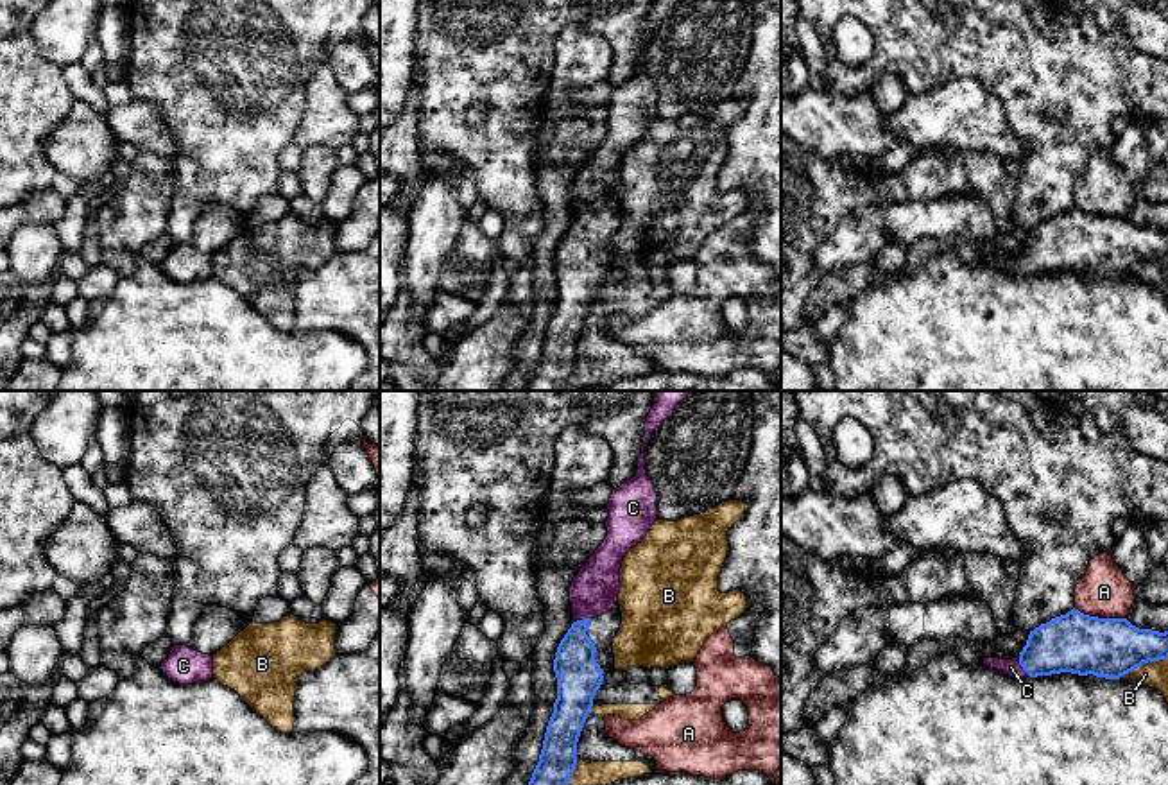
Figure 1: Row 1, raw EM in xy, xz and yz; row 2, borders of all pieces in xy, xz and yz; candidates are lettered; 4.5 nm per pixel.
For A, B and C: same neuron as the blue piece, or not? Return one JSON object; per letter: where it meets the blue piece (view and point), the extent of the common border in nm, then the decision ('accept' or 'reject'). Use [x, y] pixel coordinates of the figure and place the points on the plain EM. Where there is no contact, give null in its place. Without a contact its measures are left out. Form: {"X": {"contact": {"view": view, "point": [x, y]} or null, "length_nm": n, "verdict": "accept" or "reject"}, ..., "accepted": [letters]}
{"A": {"contact": {"view": "yz", "point": [1100, 217]}, "length_nm": 240, "verdict": "reject"}, "B": {"contact": {"view": "yz", "point": [1142, 262]}, "length_nm": 240, "verdict": "reject"}, "C": {"contact": {"view": "yz", "point": [1022, 264]}, "length_nm": 110, "verdict": "accept"}, "accepted": ["C"]}

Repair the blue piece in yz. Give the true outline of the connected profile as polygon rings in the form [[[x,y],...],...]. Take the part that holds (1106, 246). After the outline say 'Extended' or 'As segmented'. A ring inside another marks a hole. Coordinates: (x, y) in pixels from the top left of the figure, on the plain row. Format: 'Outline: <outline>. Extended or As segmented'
Outline: [[[1071,208],[1030,229],[1018,256],[983,256],[1012,276],[1061,271],[1120,278],[1143,262],[1168,258],[1168,229],[1139,228],[1127,217],[1098,217]]]. Extended

